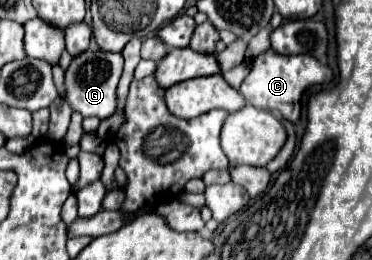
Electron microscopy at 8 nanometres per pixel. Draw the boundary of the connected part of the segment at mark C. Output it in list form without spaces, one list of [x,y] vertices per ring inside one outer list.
[[[268,49],[254,59],[248,77],[240,85],[240,93],[246,97],[250,105],[258,109],[278,111],[286,121],[298,123],[304,91],[312,85],[328,83],[332,81],[332,77],[332,69],[310,55],[278,55],[274,49]]]

